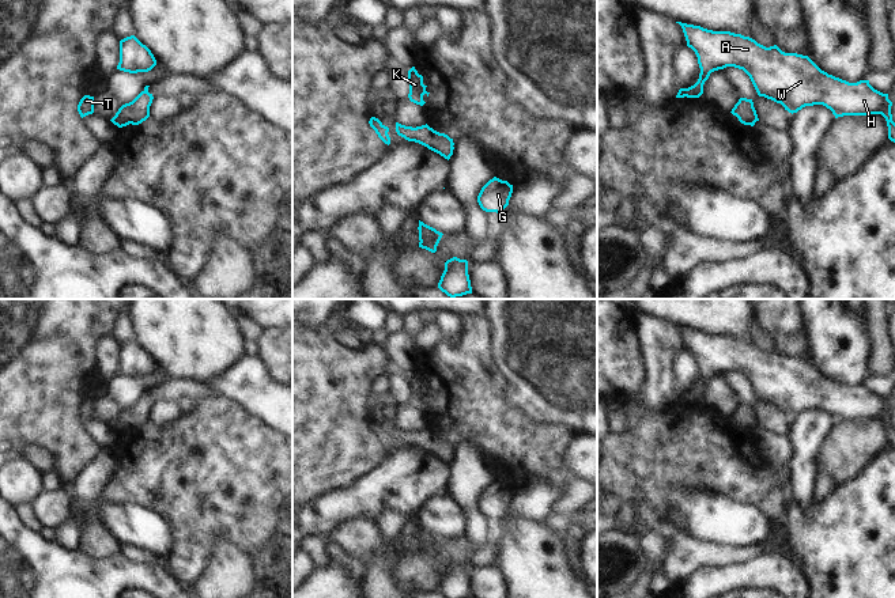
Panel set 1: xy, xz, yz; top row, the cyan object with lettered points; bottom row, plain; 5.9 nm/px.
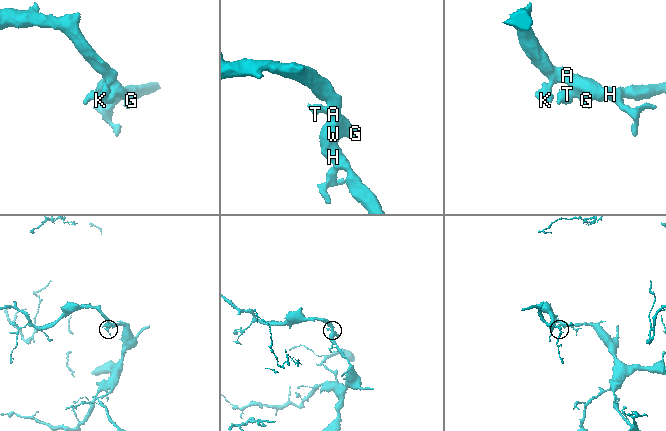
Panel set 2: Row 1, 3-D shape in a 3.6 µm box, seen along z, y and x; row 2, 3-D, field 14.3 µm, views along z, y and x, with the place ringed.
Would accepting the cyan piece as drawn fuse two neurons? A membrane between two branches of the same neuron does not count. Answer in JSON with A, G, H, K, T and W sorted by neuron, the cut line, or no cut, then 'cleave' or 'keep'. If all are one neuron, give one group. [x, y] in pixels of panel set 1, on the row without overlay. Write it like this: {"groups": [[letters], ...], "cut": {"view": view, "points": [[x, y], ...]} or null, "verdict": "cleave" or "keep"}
{"groups": [["A", "G", "H", "K", "T", "W"]], "cut": null, "verdict": "keep"}

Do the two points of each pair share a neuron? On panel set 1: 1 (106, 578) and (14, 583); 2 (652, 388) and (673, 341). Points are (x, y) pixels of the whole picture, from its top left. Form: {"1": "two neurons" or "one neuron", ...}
{"1": "one neuron", "2": "one neuron"}

